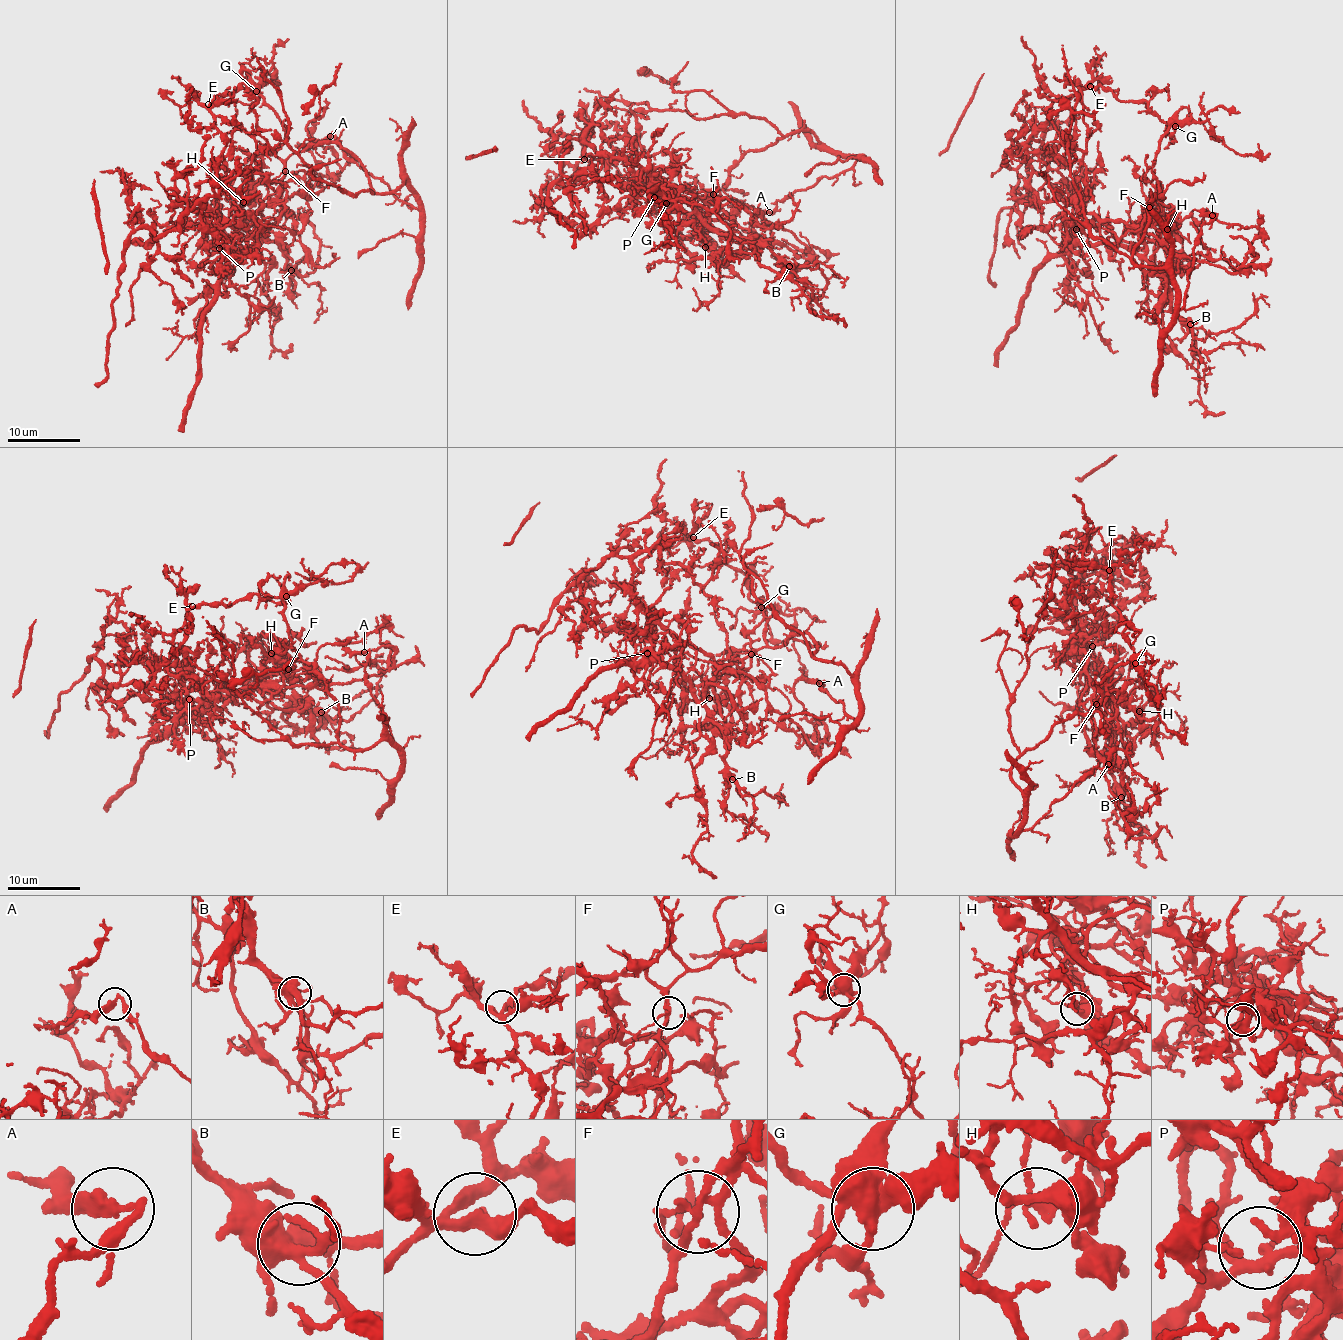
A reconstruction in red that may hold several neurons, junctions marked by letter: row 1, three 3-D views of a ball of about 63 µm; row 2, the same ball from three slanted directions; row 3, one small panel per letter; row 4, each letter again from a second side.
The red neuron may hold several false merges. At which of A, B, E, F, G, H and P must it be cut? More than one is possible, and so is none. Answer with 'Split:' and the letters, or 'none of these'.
Split: A, F, G, H, P

